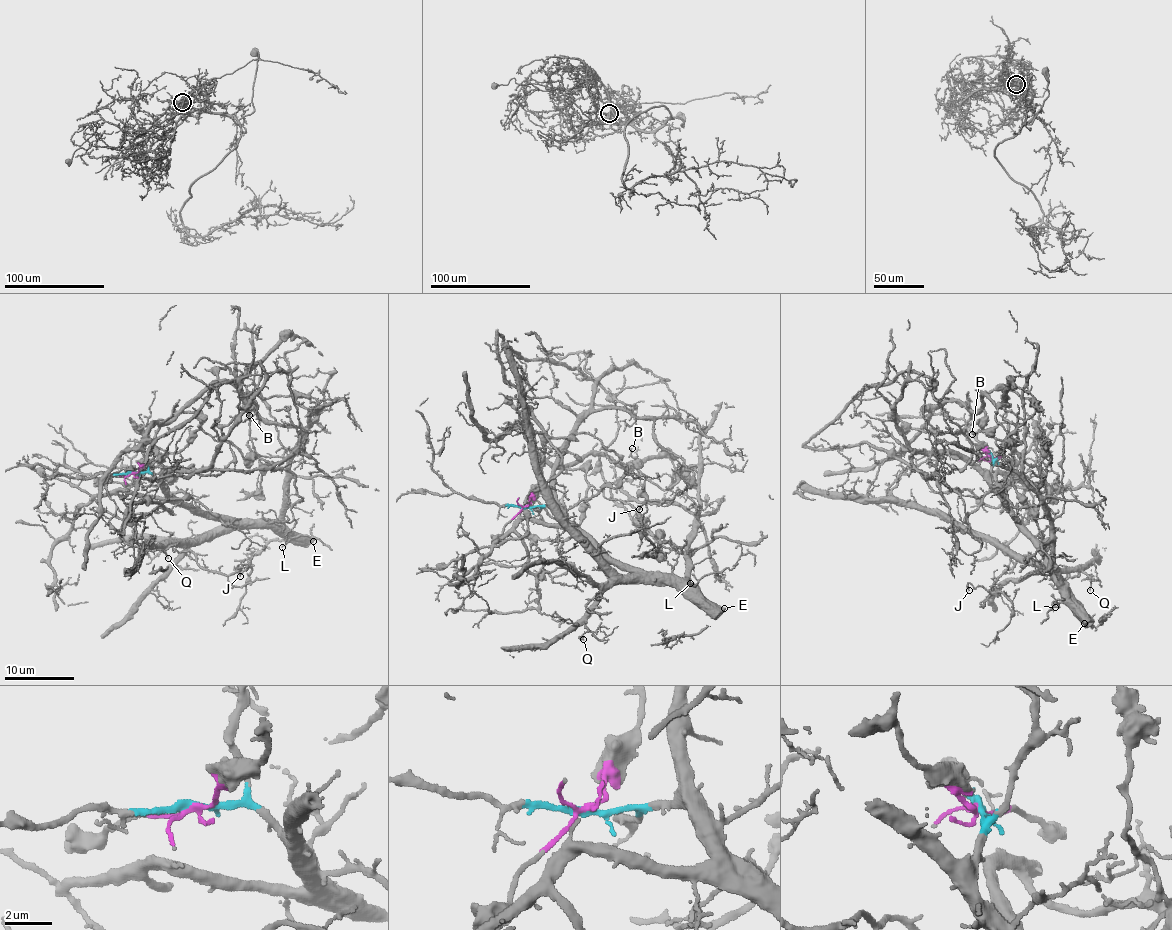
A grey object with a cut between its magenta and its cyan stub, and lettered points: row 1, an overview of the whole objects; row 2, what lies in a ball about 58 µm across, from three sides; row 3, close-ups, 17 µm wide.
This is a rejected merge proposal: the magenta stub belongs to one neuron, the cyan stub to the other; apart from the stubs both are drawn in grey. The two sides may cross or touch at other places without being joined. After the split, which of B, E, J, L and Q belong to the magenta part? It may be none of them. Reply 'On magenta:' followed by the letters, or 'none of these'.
On magenta: B

